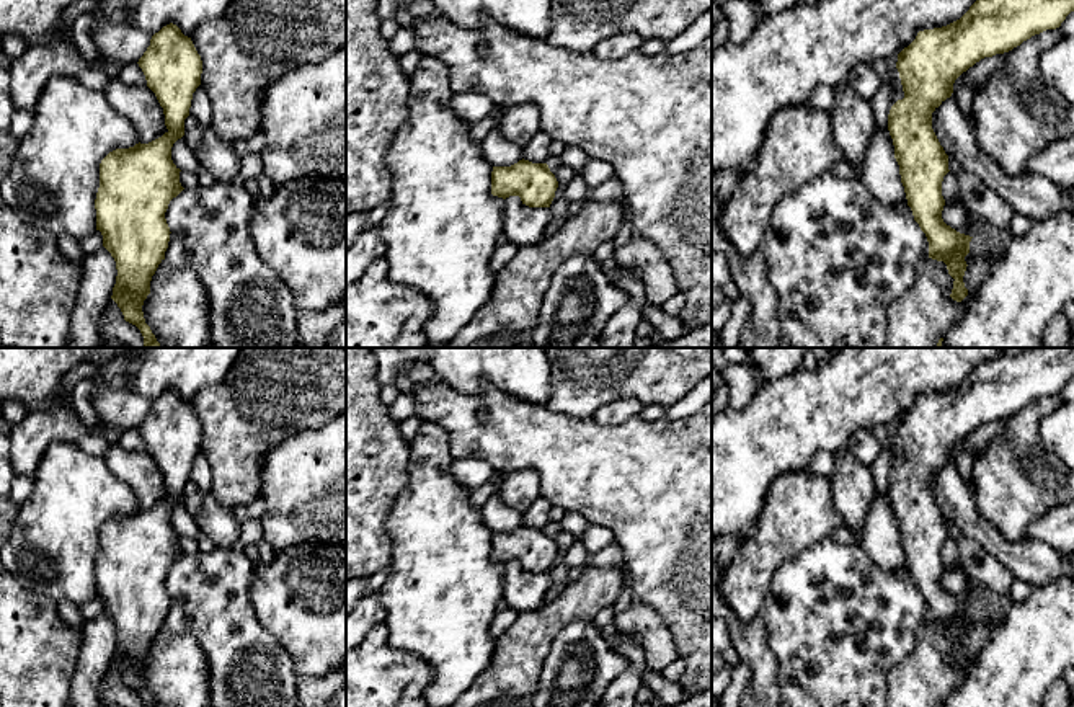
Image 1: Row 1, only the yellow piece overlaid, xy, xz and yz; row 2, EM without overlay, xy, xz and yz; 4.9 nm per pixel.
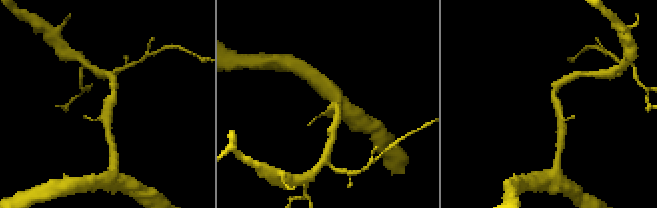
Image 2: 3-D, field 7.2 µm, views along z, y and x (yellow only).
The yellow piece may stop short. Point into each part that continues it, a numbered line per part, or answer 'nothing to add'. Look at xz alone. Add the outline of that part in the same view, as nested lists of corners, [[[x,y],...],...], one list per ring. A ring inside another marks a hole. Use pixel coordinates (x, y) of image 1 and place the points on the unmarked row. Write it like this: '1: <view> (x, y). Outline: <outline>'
nothing to add

